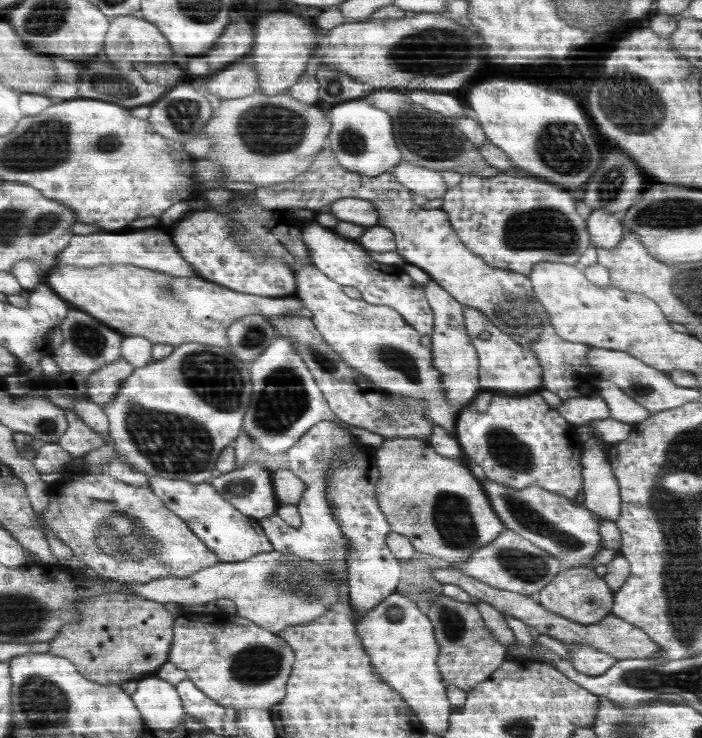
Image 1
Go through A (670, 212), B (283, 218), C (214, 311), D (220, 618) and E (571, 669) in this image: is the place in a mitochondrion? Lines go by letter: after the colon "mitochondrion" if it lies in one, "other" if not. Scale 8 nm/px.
A: mitochondrion
B: other
C: other
D: other
E: other

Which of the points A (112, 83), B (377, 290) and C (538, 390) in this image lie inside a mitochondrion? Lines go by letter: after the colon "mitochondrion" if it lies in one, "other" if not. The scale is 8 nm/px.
A: mitochondrion
B: other
C: other

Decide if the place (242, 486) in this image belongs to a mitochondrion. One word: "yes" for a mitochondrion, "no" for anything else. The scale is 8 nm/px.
yes

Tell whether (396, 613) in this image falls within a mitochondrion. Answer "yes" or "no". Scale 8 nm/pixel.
yes

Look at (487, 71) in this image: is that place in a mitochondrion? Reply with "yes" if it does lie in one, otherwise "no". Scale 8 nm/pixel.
no

